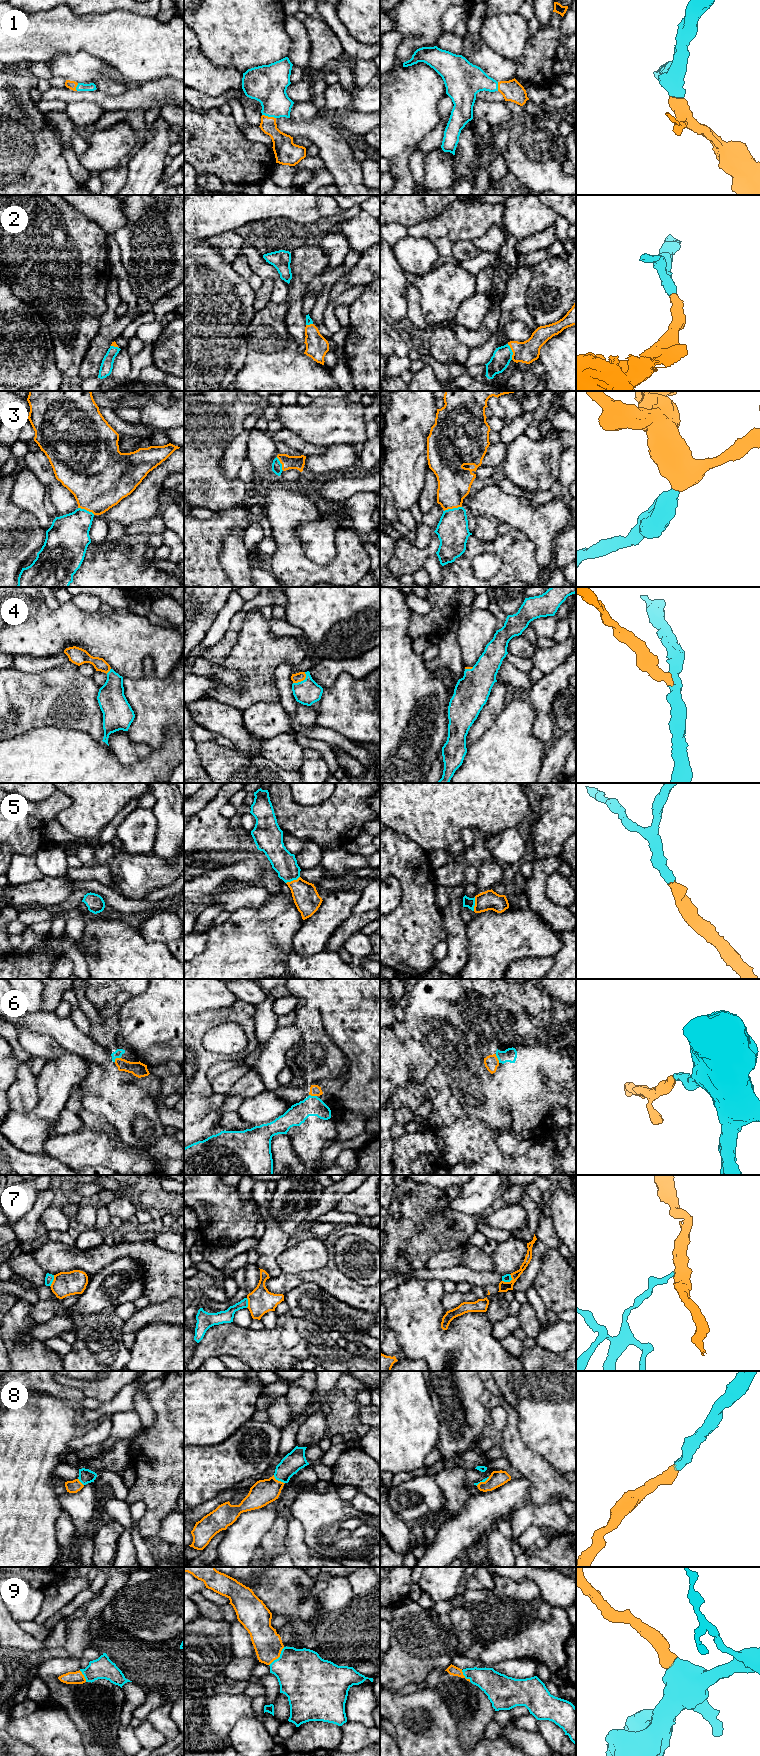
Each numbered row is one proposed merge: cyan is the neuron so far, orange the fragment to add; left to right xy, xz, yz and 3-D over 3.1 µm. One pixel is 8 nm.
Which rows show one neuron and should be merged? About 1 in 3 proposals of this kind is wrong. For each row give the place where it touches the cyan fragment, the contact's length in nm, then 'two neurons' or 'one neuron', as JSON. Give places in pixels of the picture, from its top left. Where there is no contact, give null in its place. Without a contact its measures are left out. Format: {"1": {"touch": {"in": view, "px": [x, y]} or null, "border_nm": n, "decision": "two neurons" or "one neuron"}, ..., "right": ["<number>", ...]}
{"1": {"touch": {"in": "xz", "px": [269, 116]}, "border_nm": 120, "decision": "one neuron"}, "2": {"touch": {"in": "yz", "px": [512, 352]}, "border_nm": 130, "decision": "one neuron"}, "3": {"touch": {"in": "yz", "px": [453, 508]}, "border_nm": 150, "decision": "one neuron"}, "4": {"touch": {"in": "xz", "px": [301, 681]}, "border_nm": 140, "decision": "one neuron"}, "5": {"touch": {"in": "xz", "px": [292, 880]}, "border_nm": 130, "decision": "one neuron"}, "6": {"touch": {"in": "yz", "px": [497, 1057]}, "border_nm": 80, "decision": "two neurons"}, "7": {"touch": {"in": "yz", "px": [508, 1281]}, "border_nm": 90, "decision": "two neurons"}, "8": {"touch": {"in": "xz", "px": [278, 1480]}, "border_nm": 120, "decision": "one neuron"}, "9": {"touch": {"in": "xz", "px": [279, 1657]}, "border_nm": 200, "decision": "one neuron"}, "right": ["1", "2", "3", "4", "5", "8", "9"]}

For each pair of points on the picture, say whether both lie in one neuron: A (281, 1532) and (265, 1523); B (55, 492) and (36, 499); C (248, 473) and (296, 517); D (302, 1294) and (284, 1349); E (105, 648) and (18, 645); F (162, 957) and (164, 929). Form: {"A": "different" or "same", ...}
{"A": "different", "B": "different", "C": "different", "D": "different", "E": "same", "F": "different"}

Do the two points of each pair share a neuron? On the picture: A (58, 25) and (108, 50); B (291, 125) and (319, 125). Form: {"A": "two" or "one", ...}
{"A": "one", "B": "one"}

